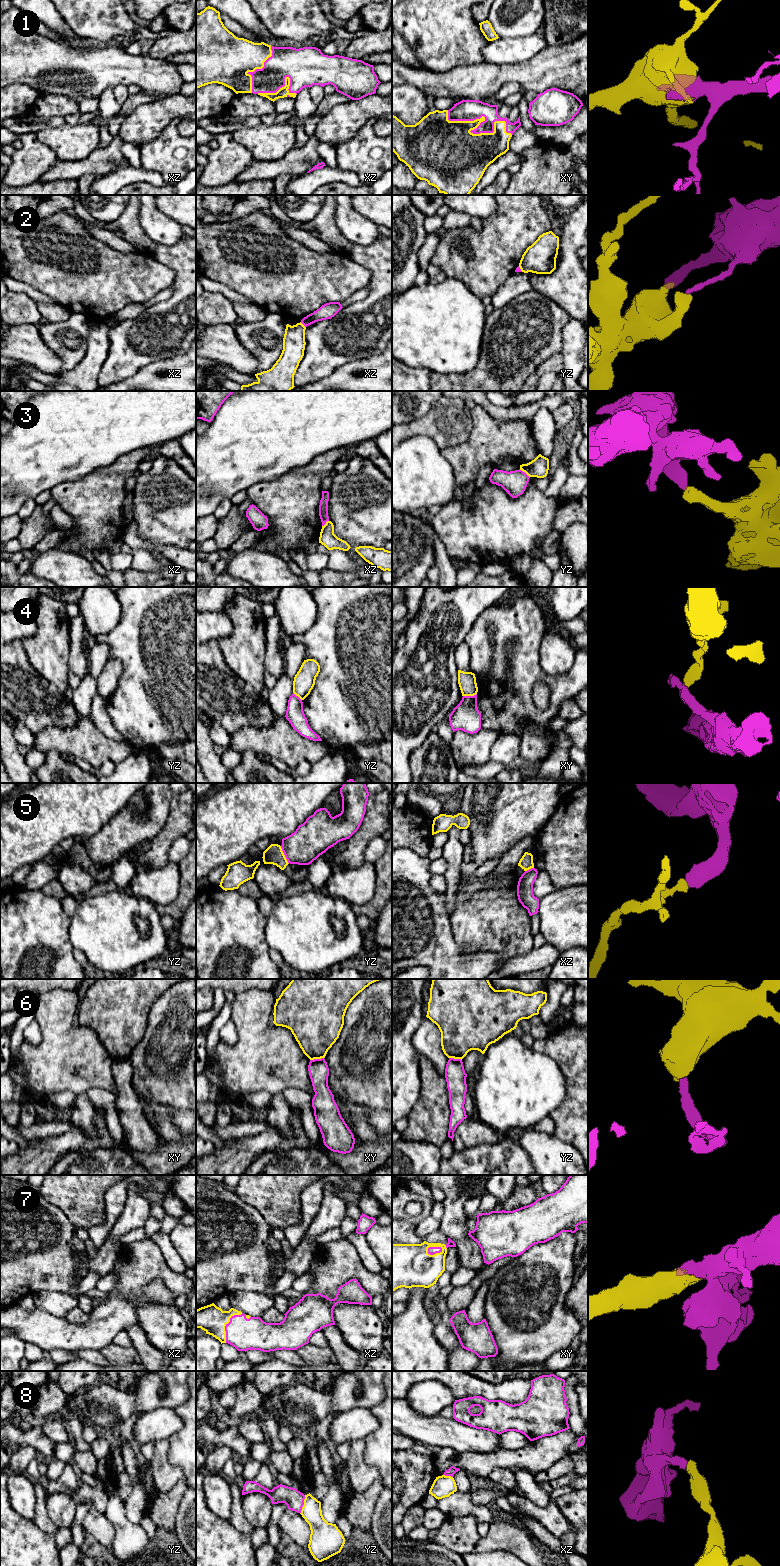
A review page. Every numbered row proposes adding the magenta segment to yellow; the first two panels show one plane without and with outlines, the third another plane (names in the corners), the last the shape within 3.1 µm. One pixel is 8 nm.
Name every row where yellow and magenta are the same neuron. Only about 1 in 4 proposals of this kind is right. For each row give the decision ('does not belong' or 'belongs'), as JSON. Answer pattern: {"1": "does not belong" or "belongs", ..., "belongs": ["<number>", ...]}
{"1": "belongs", "2": "does not belong", "3": "does not belong", "4": "does not belong", "5": "does not belong", "6": "does not belong", "7": "belongs", "8": "does not belong", "belongs": ["1", "7"]}

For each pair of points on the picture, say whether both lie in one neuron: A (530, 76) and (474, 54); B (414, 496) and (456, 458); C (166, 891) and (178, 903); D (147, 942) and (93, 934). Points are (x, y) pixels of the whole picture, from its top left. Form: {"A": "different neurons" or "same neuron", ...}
{"A": "different neurons", "B": "different neurons", "C": "different neurons", "D": "same neuron"}

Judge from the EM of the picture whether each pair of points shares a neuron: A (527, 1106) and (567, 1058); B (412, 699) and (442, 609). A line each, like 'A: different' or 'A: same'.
A: different
B: same

